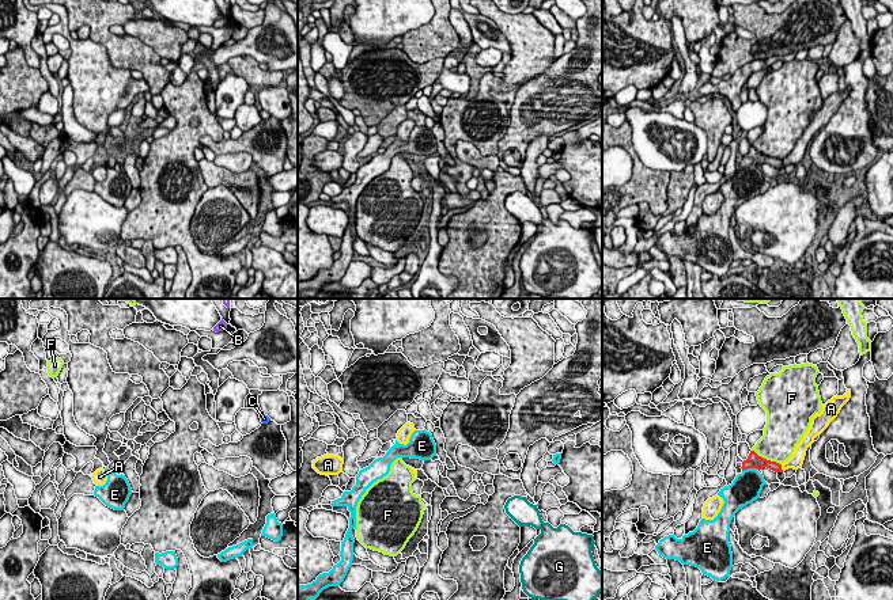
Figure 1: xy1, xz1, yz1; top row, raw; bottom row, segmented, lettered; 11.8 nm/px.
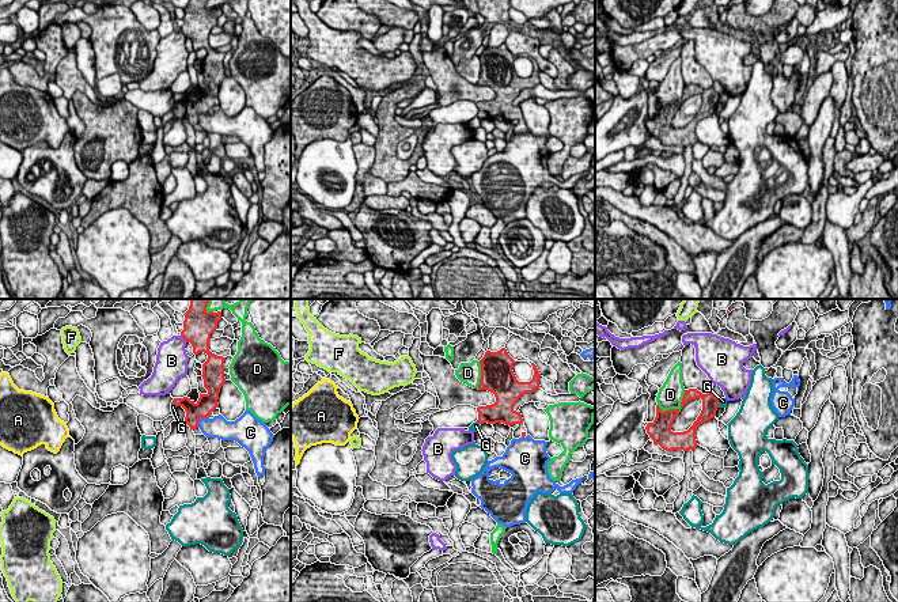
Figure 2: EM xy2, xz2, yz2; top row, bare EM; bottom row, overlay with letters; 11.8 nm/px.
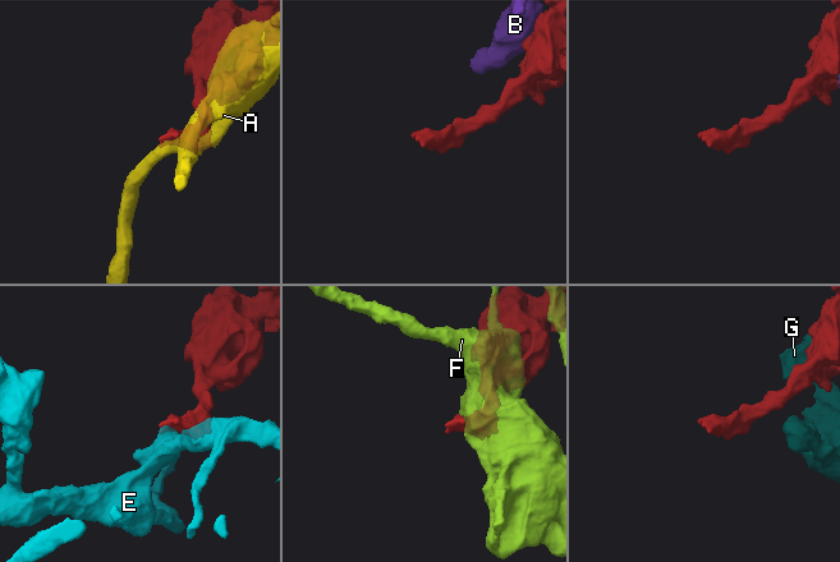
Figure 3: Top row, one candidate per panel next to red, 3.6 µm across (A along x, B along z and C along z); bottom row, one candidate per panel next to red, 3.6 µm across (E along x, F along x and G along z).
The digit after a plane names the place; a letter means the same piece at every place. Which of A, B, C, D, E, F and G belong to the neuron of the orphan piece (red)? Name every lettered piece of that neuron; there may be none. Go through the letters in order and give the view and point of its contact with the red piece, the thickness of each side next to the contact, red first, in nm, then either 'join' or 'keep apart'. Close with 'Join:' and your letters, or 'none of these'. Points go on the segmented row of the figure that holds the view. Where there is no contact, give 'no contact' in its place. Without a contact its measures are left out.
A: yz1 (780, 469) | 140/170 nm | keep apart
B: xy2 (184, 339) | 360/360 nm | keep apart
C: xy2 (199, 419) | 220/260 nm | keep apart
D: yz2 (678, 409) | 220/300 nm | keep apart
E: yz1 (749, 467) | 170/340 nm | keep apart
F: yz1 (765, 459) | 170/420 nm | keep apart
G: yz2 (717, 404) | 190/100 nm | keep apart
Join: none of these

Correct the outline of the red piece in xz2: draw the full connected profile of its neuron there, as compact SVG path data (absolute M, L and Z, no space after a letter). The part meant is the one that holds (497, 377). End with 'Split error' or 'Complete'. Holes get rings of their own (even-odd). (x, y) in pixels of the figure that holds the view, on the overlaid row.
M505 348L497 352L486 351L480 360L481 379L478 390L488 390L495 394L496 402L486 406L478 406L478 423L505 425L522 424L520 412L514 409L514 405L526 393L533 393L539 389L539 371L531 363L534 375L530 382L519 382L512 371L516 361L508 355Z. Complete

